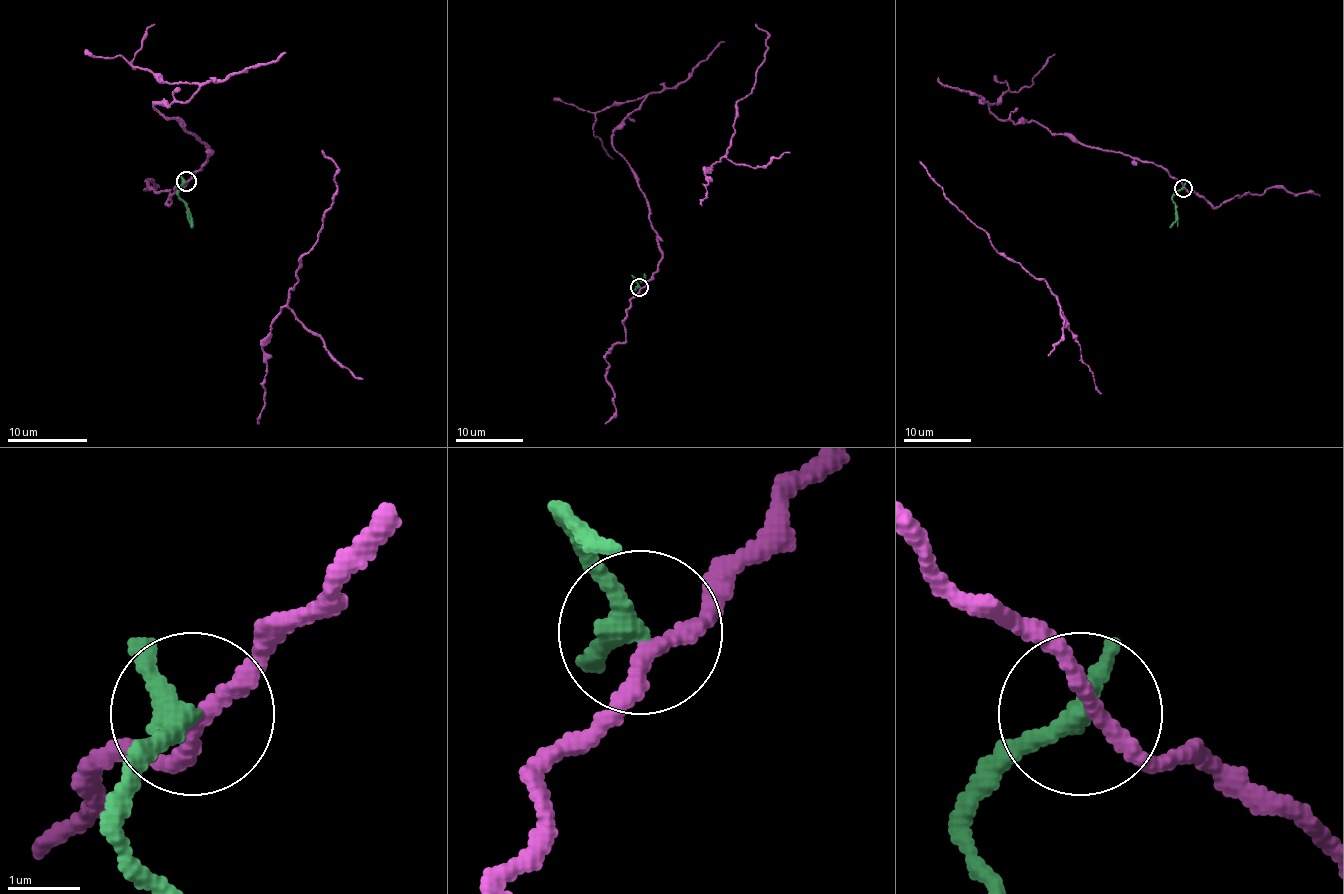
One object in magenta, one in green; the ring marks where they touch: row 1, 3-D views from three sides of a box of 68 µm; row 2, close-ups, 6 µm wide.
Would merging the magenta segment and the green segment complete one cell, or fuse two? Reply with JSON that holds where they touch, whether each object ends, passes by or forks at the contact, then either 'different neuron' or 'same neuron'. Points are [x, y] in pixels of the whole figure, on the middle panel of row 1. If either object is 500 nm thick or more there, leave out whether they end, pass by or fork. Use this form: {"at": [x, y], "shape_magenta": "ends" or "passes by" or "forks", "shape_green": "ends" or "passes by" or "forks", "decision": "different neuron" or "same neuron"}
{"at": [639, 287], "shape_magenta": "passes by", "shape_green": "passes by", "decision": "different neuron"}

